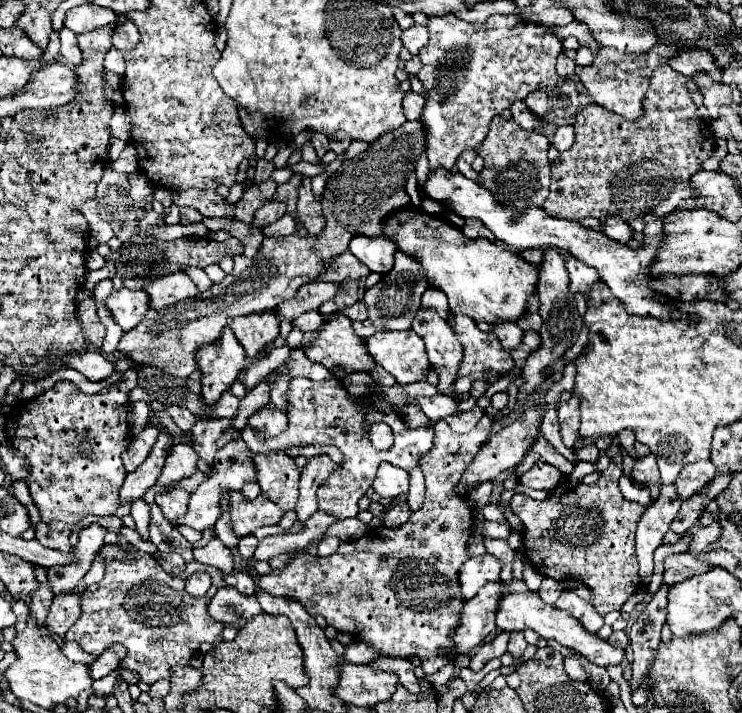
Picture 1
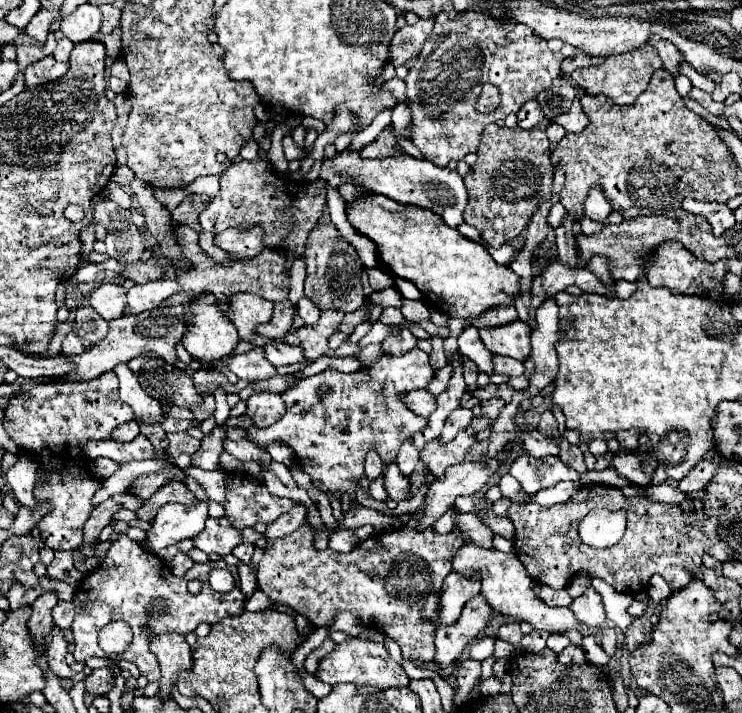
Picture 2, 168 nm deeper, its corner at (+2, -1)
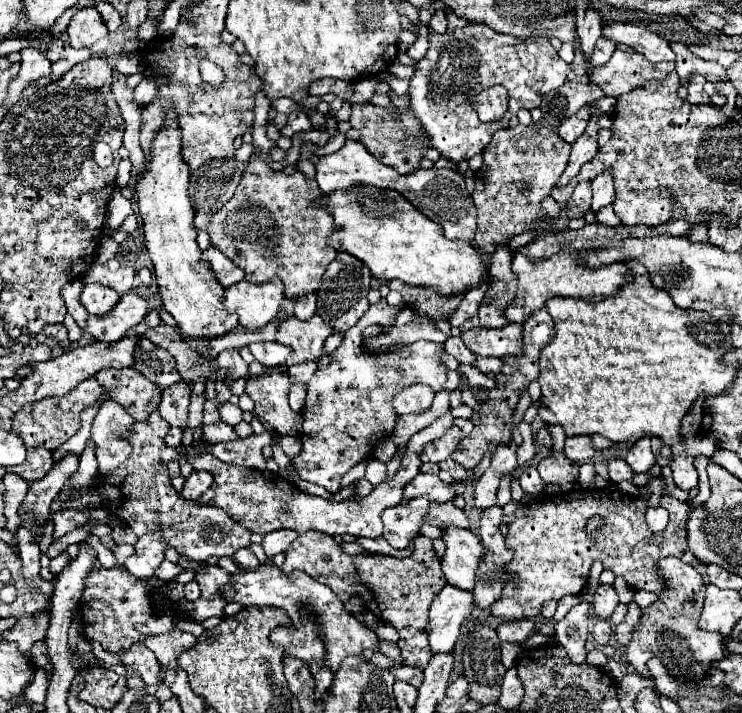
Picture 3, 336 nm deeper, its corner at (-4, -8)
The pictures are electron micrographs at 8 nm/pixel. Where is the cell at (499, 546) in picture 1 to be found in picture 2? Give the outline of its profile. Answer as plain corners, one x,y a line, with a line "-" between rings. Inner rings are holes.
460,513
456,519
454,519
454,525
464,533
468,535
472,541
476,541
476,545
480,547
486,547
486,549
492,549
492,529
488,529
480,517
476,513

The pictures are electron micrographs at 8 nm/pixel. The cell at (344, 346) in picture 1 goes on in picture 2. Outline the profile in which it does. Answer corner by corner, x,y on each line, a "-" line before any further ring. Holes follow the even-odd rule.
322,311
320,319
314,325
304,325
300,329
290,331
282,341
288,345
298,345
304,349
304,355
308,359
318,359
324,353
330,351
328,337
336,333
336,327
340,325
344,313
336,311

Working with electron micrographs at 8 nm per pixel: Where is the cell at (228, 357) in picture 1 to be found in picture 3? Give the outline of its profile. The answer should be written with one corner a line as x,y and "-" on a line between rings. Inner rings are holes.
174,116
166,120
166,128
162,134
156,136
152,148
150,148
150,162
146,164
144,176
136,182
136,192
138,192
138,206
142,214
142,224
144,224
144,236
146,236
146,246
150,252
150,258
154,262
154,274
158,278
158,290
164,302
164,308
174,316
176,324
180,326
182,334
190,334
196,340
216,340
226,336
234,326
238,326
238,316
230,314
224,306
224,288
218,284
214,270
210,264
202,260
202,250
196,244
196,234
198,230
194,228
194,208
188,196
188,182
190,182
190,170
180,158
180,136
178,128
174,128

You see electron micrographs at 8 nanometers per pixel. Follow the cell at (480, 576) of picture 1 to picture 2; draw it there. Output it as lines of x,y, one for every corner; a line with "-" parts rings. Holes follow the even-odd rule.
450,573
444,579
440,591
440,609
438,609
438,625
454,625
466,605
468,599
480,593
480,581
474,577
460,577
458,573

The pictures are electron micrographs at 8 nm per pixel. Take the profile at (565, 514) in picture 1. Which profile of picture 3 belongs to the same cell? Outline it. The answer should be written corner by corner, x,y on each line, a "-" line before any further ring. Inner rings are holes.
618,488
574,490
554,494
548,500
536,504
528,516
516,518
512,524
508,524
506,544
516,552
510,568
518,572
520,582
518,588
502,590
500,600
494,602
492,614
506,622
538,616
546,600
562,600
568,594
580,594
588,582
590,566
596,560
602,562
604,570
622,576
630,588
664,594
668,590
666,580
658,574
658,562
662,558
676,556
688,564
698,562
698,558
688,548
686,532
686,520
692,506
666,494
664,508
670,512
670,522
664,532
652,534
644,522
644,500
624,494
-
594,514
604,516
606,526
596,544
590,544
584,534
584,524

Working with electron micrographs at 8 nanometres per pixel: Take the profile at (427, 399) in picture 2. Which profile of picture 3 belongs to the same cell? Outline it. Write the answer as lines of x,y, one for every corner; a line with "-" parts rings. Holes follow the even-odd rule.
414,386
406,388
406,392
400,392
394,398
394,408
398,414
422,414
432,406
434,392
426,386

